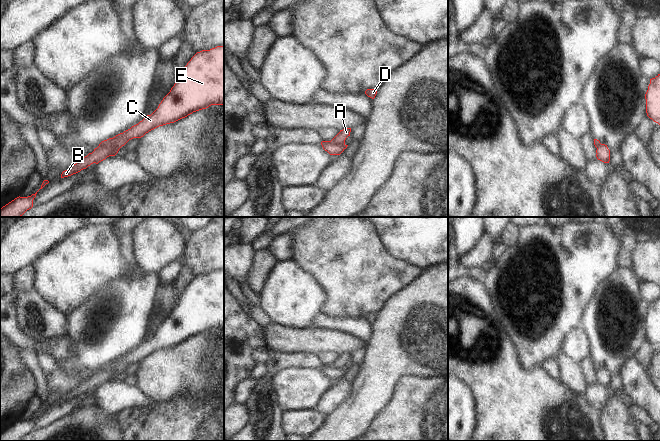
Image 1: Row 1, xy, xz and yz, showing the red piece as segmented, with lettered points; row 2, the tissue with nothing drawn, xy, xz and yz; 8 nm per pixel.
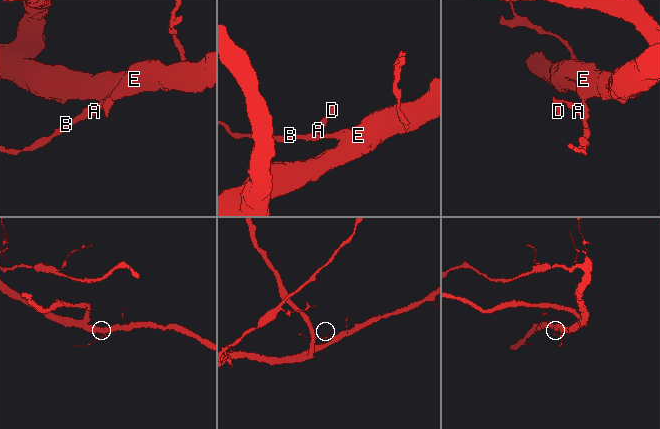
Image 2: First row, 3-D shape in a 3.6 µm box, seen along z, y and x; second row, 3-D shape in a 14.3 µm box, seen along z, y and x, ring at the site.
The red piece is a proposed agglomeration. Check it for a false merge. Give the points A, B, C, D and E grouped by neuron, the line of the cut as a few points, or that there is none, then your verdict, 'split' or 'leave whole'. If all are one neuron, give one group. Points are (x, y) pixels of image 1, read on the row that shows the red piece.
A D / B C E; cut in xz along (322, 141), (335, 144), (344, 142); split

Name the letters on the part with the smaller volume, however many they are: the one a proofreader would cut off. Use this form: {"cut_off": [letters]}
{"cut_off": ["A", "D"]}

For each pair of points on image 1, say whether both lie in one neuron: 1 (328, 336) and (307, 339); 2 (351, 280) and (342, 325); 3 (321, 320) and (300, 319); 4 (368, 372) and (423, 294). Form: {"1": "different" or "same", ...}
{"1": "same", "2": "different", "3": "different", "4": "same"}

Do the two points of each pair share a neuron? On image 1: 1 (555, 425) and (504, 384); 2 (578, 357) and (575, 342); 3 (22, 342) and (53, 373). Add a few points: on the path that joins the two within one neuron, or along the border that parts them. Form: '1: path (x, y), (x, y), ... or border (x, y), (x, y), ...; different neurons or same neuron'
1: path (542, 422), (517, 397); same neuron
2: path (578, 353), (577, 346); same neuron
3: border (37, 354), (50, 353), (59, 362); different neurons

